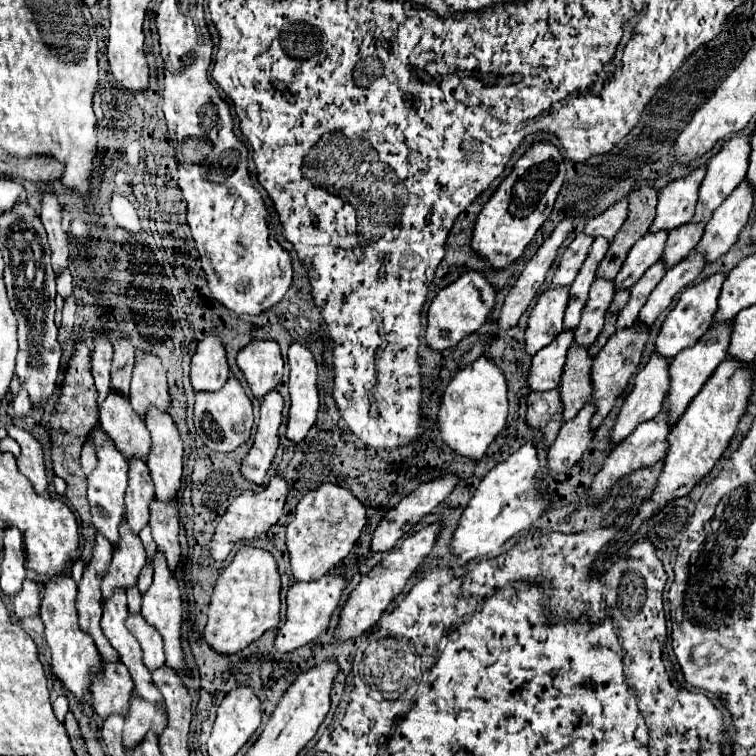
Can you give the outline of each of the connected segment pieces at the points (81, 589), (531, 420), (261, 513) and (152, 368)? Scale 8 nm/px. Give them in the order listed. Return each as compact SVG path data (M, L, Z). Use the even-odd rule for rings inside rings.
M95 534L95 548L91 554L89 564L85 566L83 578L77 584L77 612L79 612L79 626L91 634L95 646L103 658L103 662L117 662L119 654L105 638L99 622L101 622L101 576L105 568L109 568L111 560L111 542L103 534Z
M557 388L553 392L531 392L527 396L525 422L543 432L545 448L553 444L553 438L561 428L561 402L557 400Z
M273 476L269 480L269 484L259 492L259 490L247 490L243 494L239 494L227 508L225 516L219 520L217 530L209 542L209 554L215 562L223 562L229 552L233 550L235 544L245 542L245 540L253 540L259 538L261 534L269 532L269 528L281 518L283 514L283 506L285 506L285 498L287 498L287 482L279 476Z
M141 352L137 356L129 388L129 400L139 416L145 416L149 408L161 408L167 412L169 408L167 378L161 358L157 354Z

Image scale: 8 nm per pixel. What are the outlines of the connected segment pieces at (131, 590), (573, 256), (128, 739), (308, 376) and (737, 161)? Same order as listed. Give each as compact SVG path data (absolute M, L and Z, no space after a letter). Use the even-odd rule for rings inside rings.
M127 586L127 600L129 600L129 612L141 612L141 592L137 586Z
M577 234L575 236L575 240L563 252L561 262L557 266L557 272L555 272L549 288L569 286L575 280L577 268L581 268L581 260L585 260L585 252L589 252L589 244L591 242L593 240L589 240L589 236L585 236L585 234Z
M135 690L129 698L129 710L125 714L125 726L123 726L123 746L133 748L141 742L141 738L153 730L157 736L165 728L167 714L159 704L143 700Z
M293 342L289 346L289 398L291 408L287 416L285 438L293 444L303 442L309 428L313 426L319 410L319 394L317 394L317 364L311 352Z
M737 134L707 164L691 224L709 222L713 210L743 182L745 168L749 168L749 136Z

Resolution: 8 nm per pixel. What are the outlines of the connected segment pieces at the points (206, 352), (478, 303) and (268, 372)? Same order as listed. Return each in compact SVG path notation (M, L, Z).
M205 336L191 358L191 386L197 392L217 392L229 378L229 366L223 342L217 336Z
M467 272L453 284L445 286L429 304L427 310L427 330L425 340L427 346L435 352L443 352L445 348L455 346L459 340L475 332L485 324L491 308L495 306L495 288L483 278L479 272Z
M271 340L249 342L239 350L235 364L243 372L253 396L259 400L267 392L271 392L283 376L283 358L279 352L279 344Z

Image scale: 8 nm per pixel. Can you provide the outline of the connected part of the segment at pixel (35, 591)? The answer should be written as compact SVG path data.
M25 578L23 580L23 586L21 590L17 592L15 596L15 614L19 618L25 618L25 616L35 616L39 614L39 588L37 588L37 582L33 582L31 578Z

